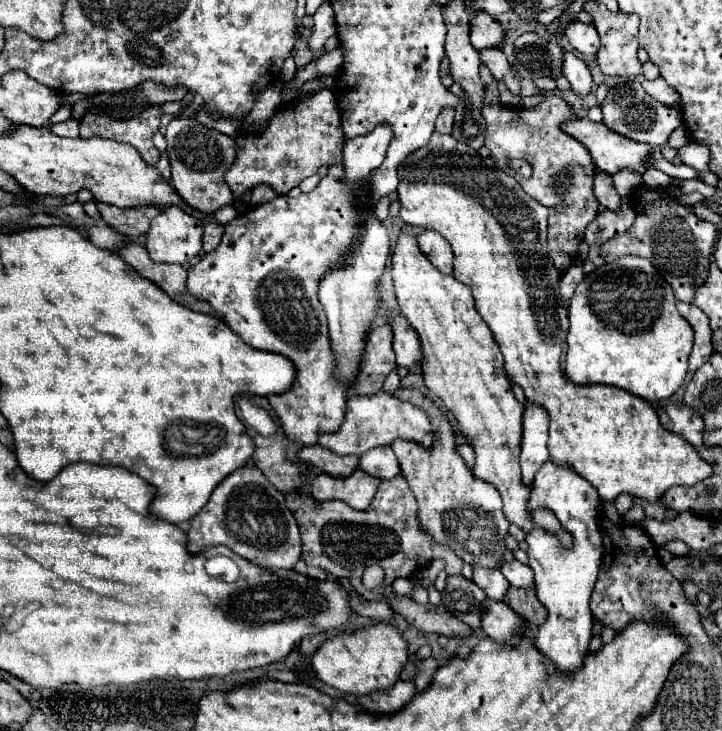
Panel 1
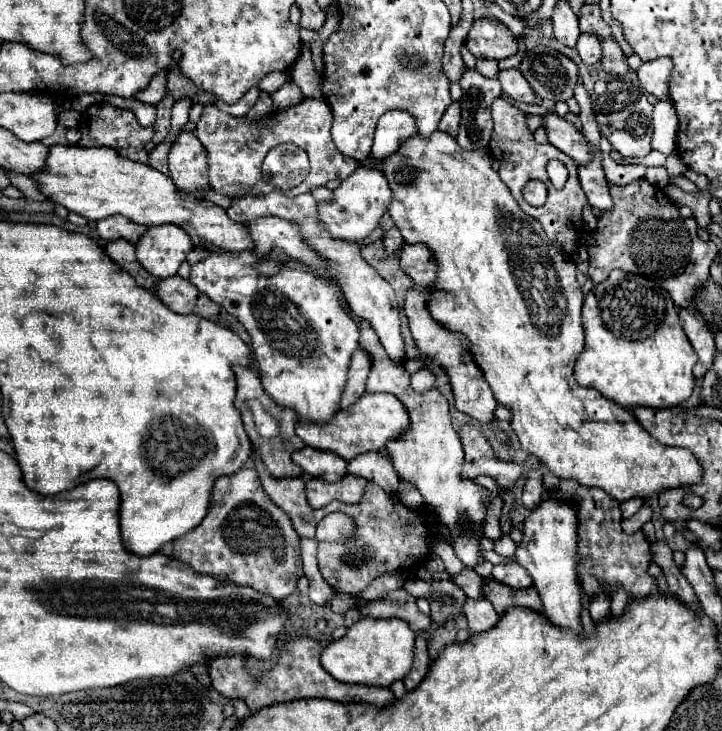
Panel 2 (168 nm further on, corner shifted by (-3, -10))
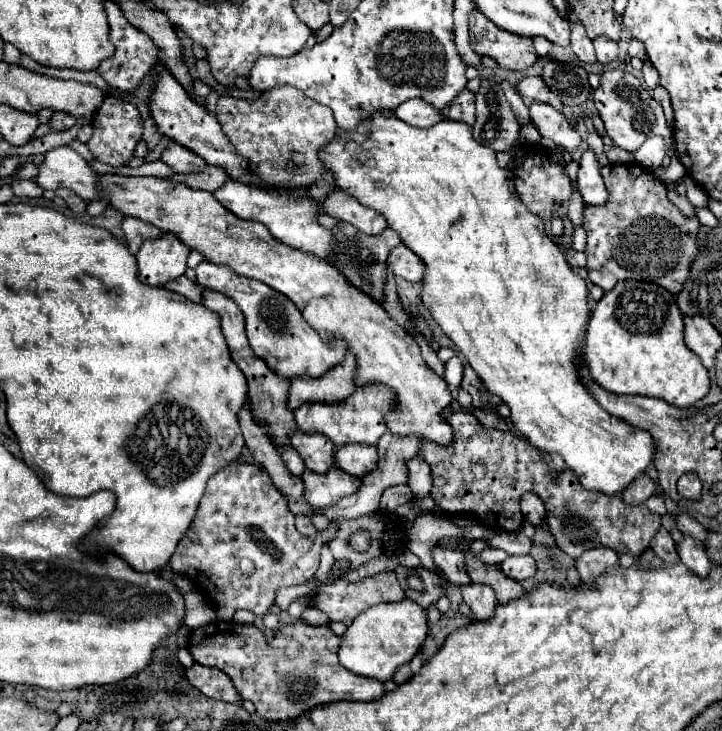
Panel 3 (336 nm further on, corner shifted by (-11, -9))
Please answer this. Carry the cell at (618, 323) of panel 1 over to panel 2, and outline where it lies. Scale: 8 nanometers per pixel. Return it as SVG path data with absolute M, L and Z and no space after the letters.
M614 270L608 280L594 286L594 290L584 298L582 322L586 332L584 352L576 360L574 378L580 386L596 388L604 398L624 406L648 406L648 408L674 408L688 400L694 390L692 366L696 364L696 352L692 350L680 322L674 302L666 290L656 286L652 280Z

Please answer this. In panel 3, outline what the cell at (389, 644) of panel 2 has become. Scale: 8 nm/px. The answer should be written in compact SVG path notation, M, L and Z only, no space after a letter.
M404 599L392 605L376 605L360 613L360 617L356 617L356 621L346 629L338 651L338 659L340 665L348 671L384 683L394 677L398 667L412 661L412 657L420 651L426 635L426 611L414 601Z

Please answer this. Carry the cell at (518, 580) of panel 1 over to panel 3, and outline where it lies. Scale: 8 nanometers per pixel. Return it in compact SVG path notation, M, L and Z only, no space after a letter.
M522 555L522 557L506 557L500 565L500 569L516 579L516 581L524 581L524 579L532 579L536 575L536 561L530 555Z

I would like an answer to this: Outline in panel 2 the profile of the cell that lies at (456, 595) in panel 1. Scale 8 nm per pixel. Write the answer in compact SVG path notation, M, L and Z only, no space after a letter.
M406 580L402 586L414 598L426 598L432 606L432 620L446 622L462 614L466 596L452 580Z

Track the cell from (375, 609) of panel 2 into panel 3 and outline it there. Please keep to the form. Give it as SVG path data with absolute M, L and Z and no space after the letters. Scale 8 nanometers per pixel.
M388 571L388 573L378 573L374 577L368 577L362 583L356 583L356 585L338 579L338 581L326 585L326 587L320 587L316 591L316 595L312 597L310 605L326 611L330 621L342 621L344 625L350 625L362 611L366 611L374 605L380 605L380 603L396 603L396 601L402 601L402 599L406 599L404 589L400 587L396 573Z

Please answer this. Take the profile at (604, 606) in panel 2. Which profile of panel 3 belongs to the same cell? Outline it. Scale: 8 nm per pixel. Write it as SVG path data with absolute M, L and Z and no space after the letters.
M604 547L586 551L576 561L576 569L582 577L582 583L586 583L586 585L594 585L594 581L600 577L600 573L604 575L612 565L618 565L618 555L612 549L604 549Z

